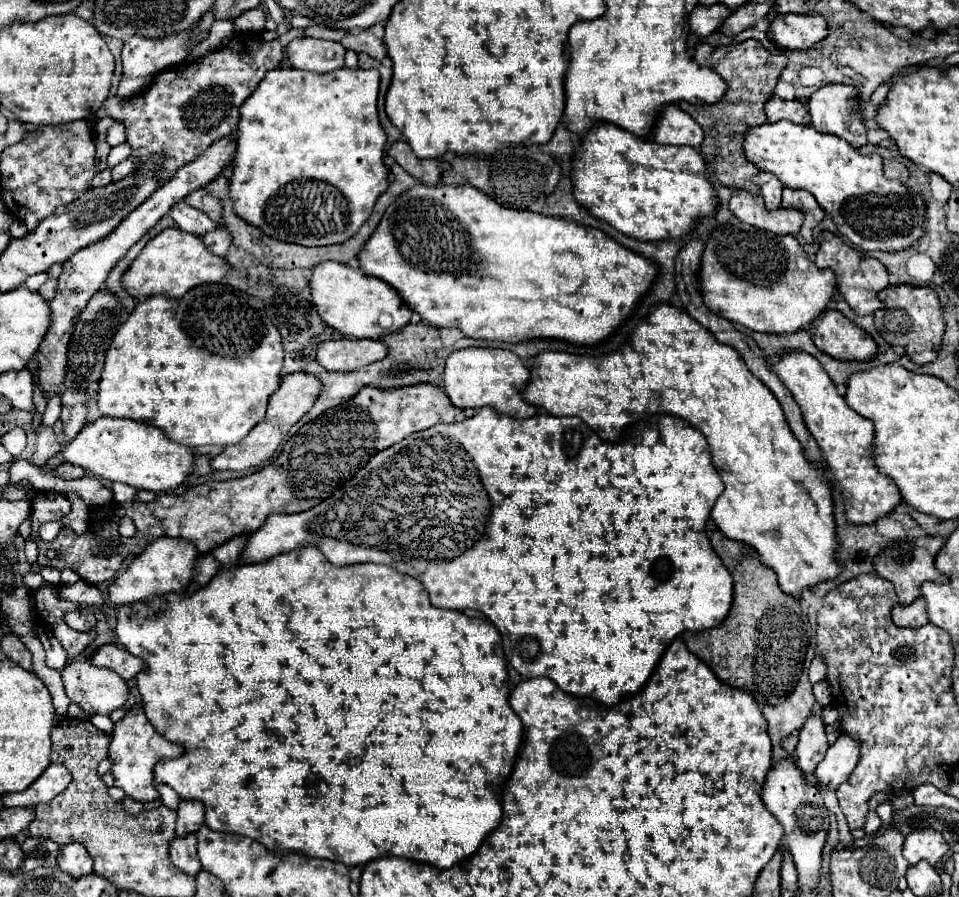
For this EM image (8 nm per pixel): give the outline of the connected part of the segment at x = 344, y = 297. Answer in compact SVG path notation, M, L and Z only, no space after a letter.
M321 262L315 266L309 284L321 320L349 338L383 338L405 328L413 314L407 304L403 304L399 292L387 282L339 262Z

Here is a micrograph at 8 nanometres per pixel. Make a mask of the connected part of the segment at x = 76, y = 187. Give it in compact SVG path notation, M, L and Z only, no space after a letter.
M85 120L63 124L63 126L37 126L23 136L21 142L7 146L1 156L1 196L9 212L23 220L29 230L33 230L43 218L51 216L57 206L71 204L83 192L89 190L89 182L95 176L95 142L93 132Z

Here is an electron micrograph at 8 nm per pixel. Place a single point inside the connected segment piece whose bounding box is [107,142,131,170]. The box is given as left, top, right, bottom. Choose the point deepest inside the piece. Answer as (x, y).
(119, 153)

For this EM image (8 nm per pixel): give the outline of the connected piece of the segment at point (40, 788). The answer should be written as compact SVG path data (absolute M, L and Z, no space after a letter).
M51 762L49 768L23 792L3 794L5 806L37 806L41 802L51 802L53 796L61 794L71 782L71 774L63 764Z

